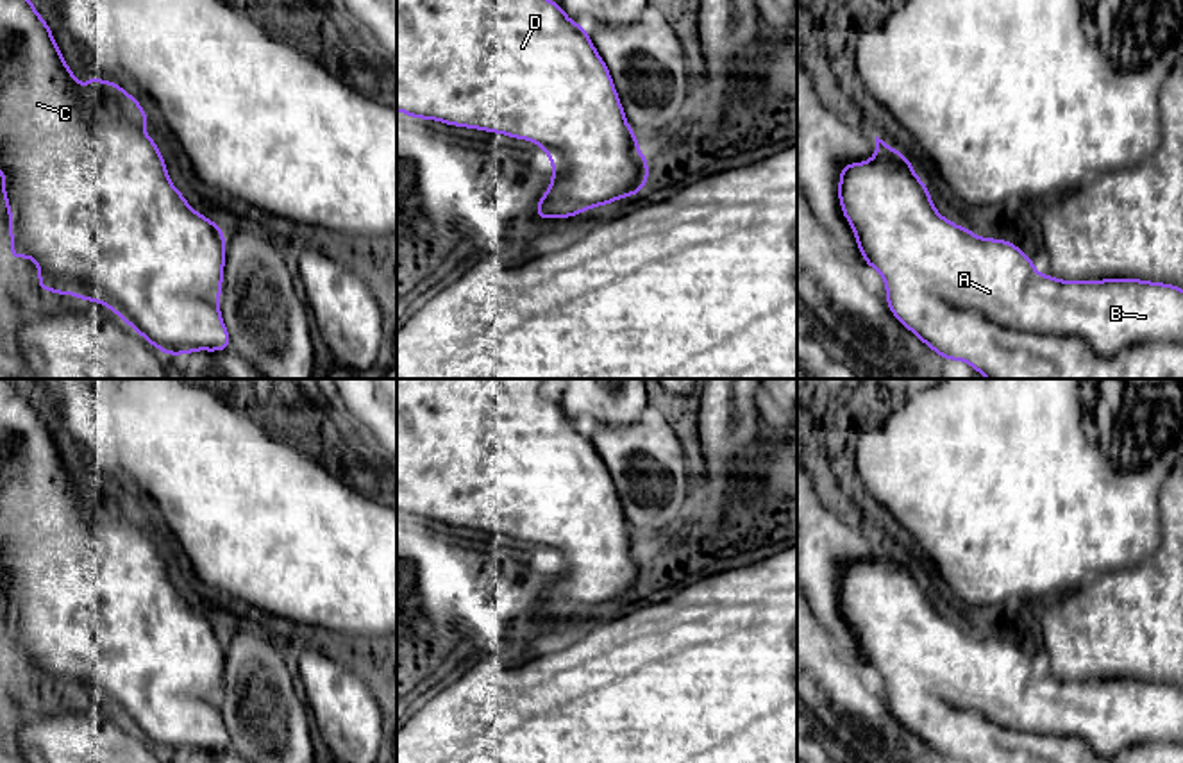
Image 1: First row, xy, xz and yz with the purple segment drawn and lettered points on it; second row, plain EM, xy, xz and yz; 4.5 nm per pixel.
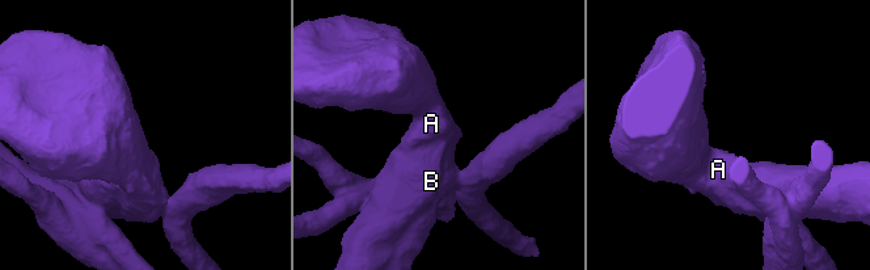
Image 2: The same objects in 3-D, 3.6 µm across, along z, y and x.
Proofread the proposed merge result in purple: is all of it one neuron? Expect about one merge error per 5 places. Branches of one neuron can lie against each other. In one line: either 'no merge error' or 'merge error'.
no merge error

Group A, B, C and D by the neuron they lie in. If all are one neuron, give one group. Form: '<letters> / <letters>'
A B C D

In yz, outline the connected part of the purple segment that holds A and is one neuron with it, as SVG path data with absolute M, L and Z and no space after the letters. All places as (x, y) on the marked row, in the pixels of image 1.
M876 136L876 154L865 163L847 163L840 172L838 200L851 223L863 261L879 272L886 286L886 304L908 331L933 352L951 361L965 361L986 379L1183 379L1183 288L1133 277L1103 281L1060 281L1040 275L1033 259L1006 239L979 238L969 227L944 218L933 205L927 186L913 172L910 159Z

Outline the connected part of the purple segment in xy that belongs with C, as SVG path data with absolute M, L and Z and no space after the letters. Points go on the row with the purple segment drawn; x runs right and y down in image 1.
M0 0L0 172L9 211L9 259L30 257L41 291L100 302L172 356L231 348L218 307L225 266L222 225L197 213L172 184L155 141L145 132L147 111L122 86L91 73L80 84L30 0Z

